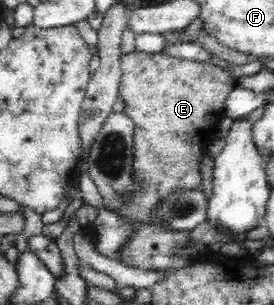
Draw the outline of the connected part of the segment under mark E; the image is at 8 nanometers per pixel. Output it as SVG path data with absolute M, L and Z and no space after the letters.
M135 50L124 55L119 97L124 104L122 112L130 117L135 125L133 178L138 187L126 198L128 199L126 205L119 212L114 212L117 217L130 223L132 227L128 238L123 240L123 247L119 247L114 255L121 260L123 265L141 269L141 271L151 271L155 267L153 264L155 255L177 257L189 243L195 242L191 236L191 230L167 228L167 224L155 216L155 211L170 197L170 194L186 190L195 192L198 191L197 189L202 189L203 157L205 153L208 153L209 143L213 140L219 121L226 116L224 103L240 82L231 73L212 63L183 60L163 51L148 53Z

